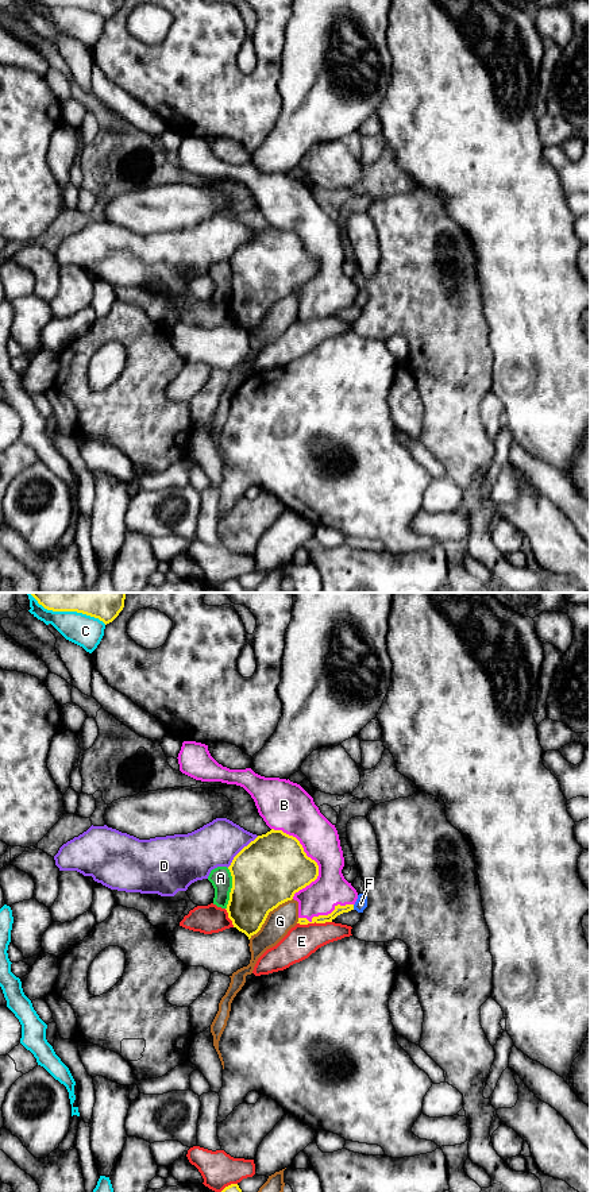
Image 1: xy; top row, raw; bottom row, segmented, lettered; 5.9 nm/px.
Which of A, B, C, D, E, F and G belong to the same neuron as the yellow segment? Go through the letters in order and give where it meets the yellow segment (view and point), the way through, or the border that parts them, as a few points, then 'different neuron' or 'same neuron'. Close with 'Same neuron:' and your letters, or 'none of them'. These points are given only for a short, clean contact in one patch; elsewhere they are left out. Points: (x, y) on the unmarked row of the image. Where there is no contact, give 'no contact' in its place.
A: meets yellow in xy at (231, 284); different neuron
B: meets yellow in xy at (311, 254); same neuron
C: meets yellow in xy at (73, 6); different neuron
D: meets yellow in xy at (240, 246); border along xy (258, 231), (227, 262); different neuron
E: meets yellow in xy at (313, 317); different neuron
F: meets yellow in xy at (353, 303); border along xy (353, 300), (354, 304); different neuron
G: meets yellow in xy at (267, 309); different neuron
Same neuron: B

